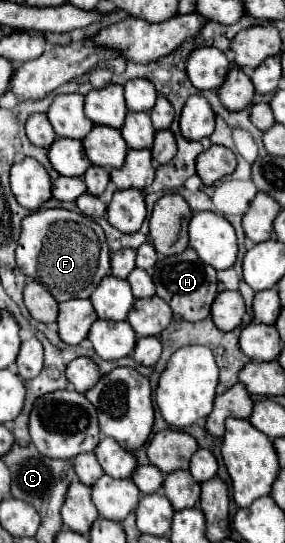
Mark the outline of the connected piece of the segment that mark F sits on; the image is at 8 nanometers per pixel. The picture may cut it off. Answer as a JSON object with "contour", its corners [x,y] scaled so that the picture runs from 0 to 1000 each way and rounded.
{"contour":[[[133,385],[77,403],[56,484],[98,514],[147,521],[196,554],[309,551],[358,510],[386,506],[386,459],[358,418],[323,400],[232,385]]]}

